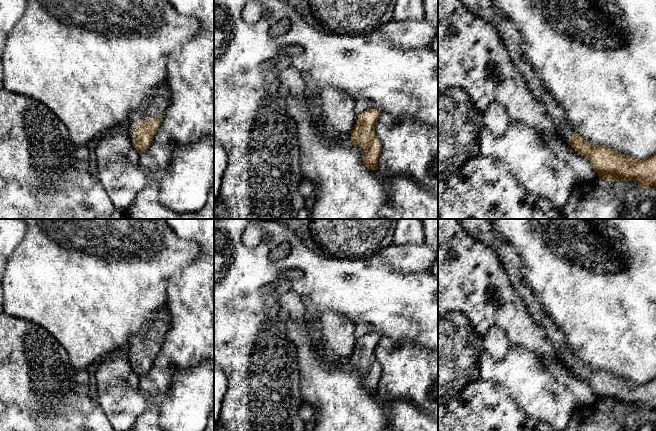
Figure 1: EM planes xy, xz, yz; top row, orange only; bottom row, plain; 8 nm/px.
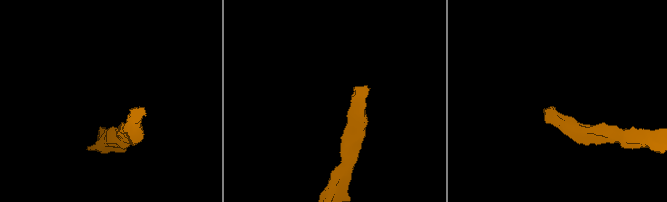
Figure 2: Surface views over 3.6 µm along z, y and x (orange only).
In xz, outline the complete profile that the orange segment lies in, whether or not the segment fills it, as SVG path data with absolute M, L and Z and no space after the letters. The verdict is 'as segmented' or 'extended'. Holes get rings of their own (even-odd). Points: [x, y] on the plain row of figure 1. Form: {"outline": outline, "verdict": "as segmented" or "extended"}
{"outline": "M375 333L365 334L357 339L357 350L351 355L353 369L363 372L363 388L372 395L379 393L378 383L382 369L376 359L375 349L381 337Z", "verdict": "as segmented"}

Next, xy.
{"outline": "M165 305L157 312L146 330L132 337L130 343L139 345L135 349L135 363L132 369L140 378L145 376L153 366L163 344L158 340L165 337L170 327L170 310L168 305Z", "verdict": "extended"}

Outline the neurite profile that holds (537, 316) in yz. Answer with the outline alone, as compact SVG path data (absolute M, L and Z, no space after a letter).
M541 306L541 310L542 310L541 312L537 312L533 309L531 311L531 316L541 327L545 328L545 326L542 323L542 316L545 314L547 315L547 313L546 313L545 308L543 306Z

